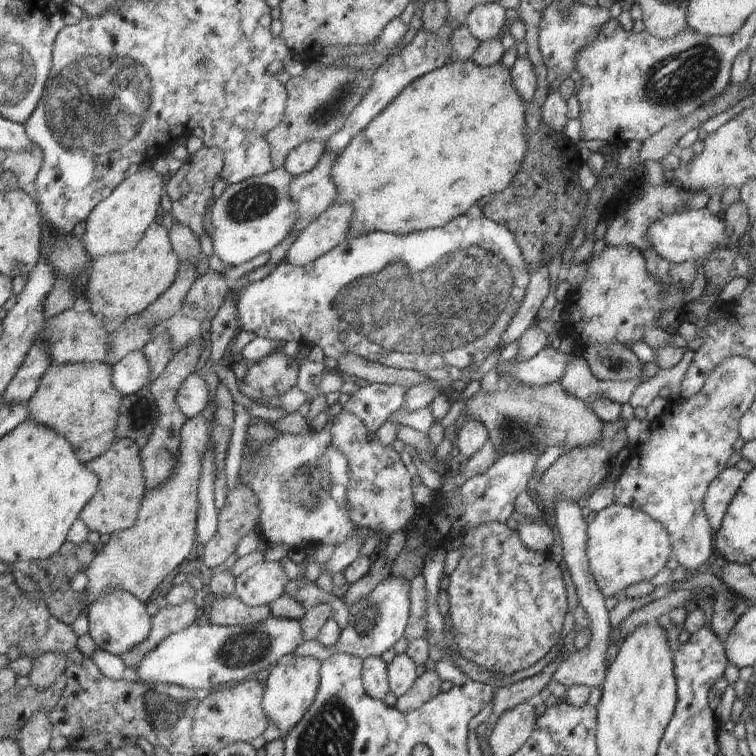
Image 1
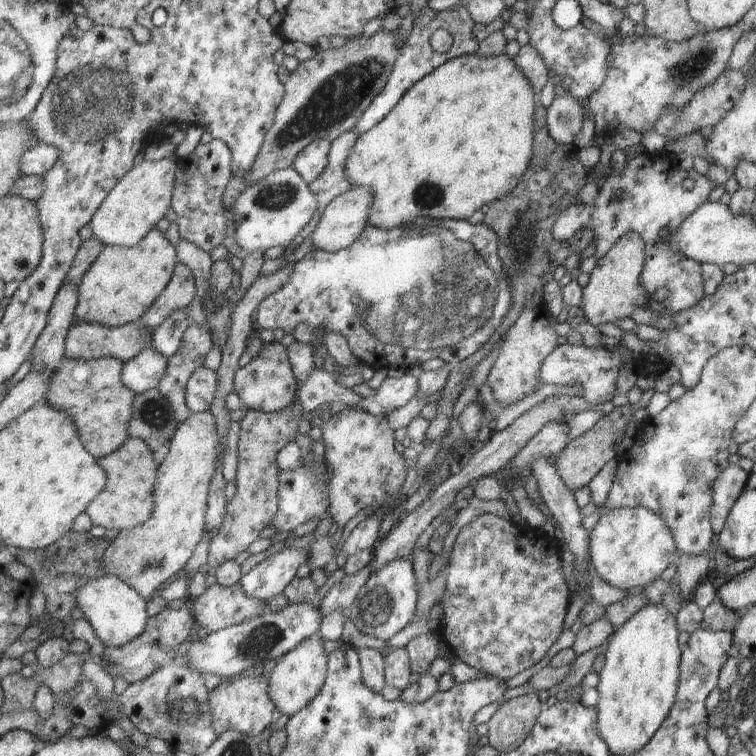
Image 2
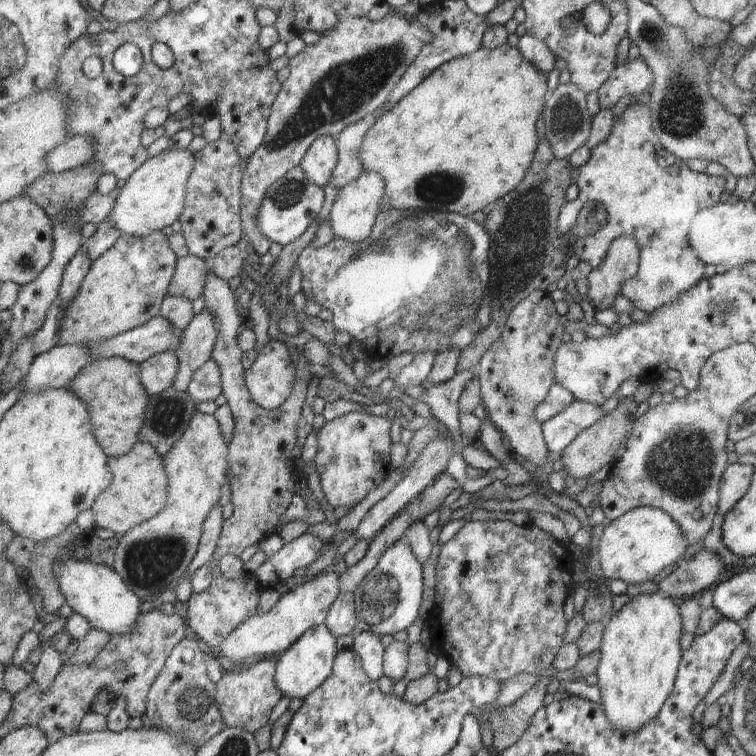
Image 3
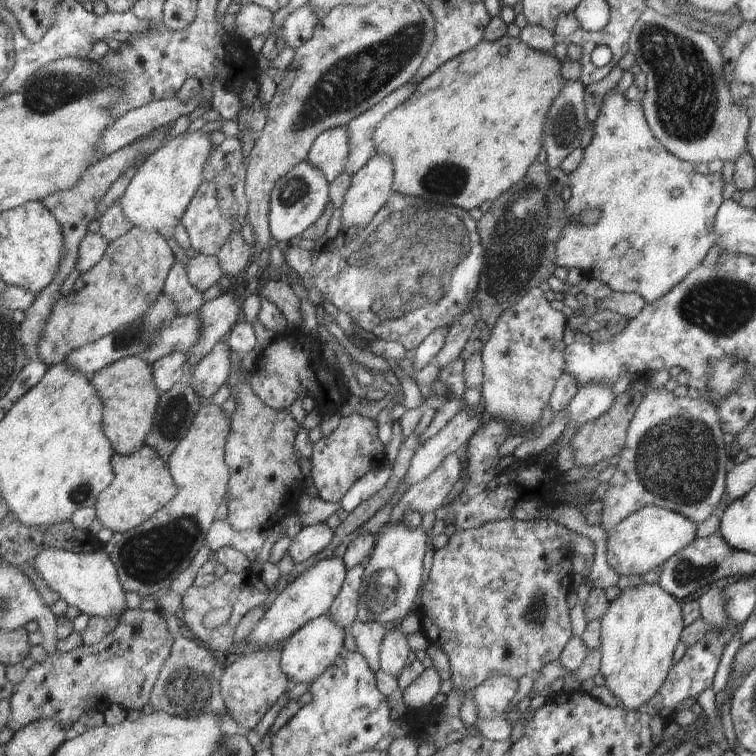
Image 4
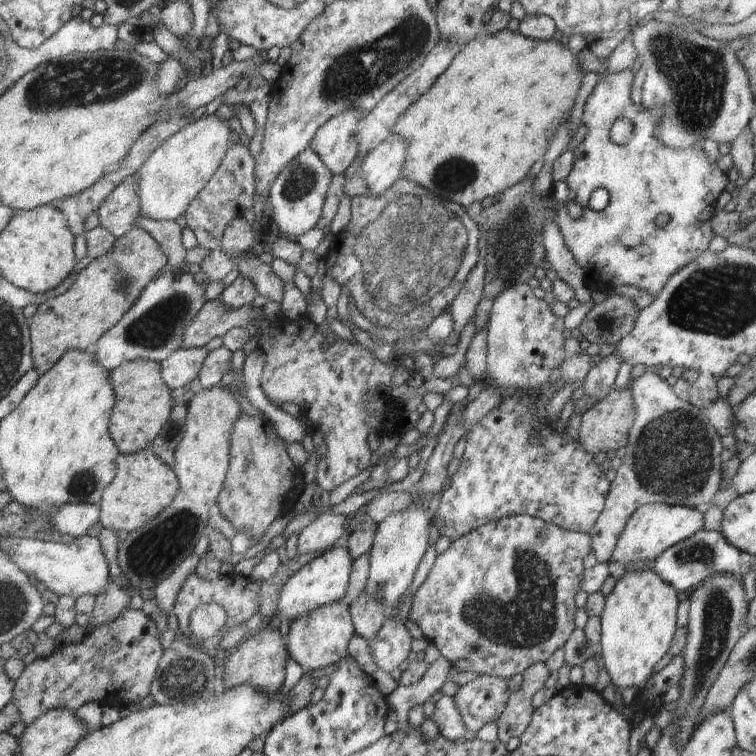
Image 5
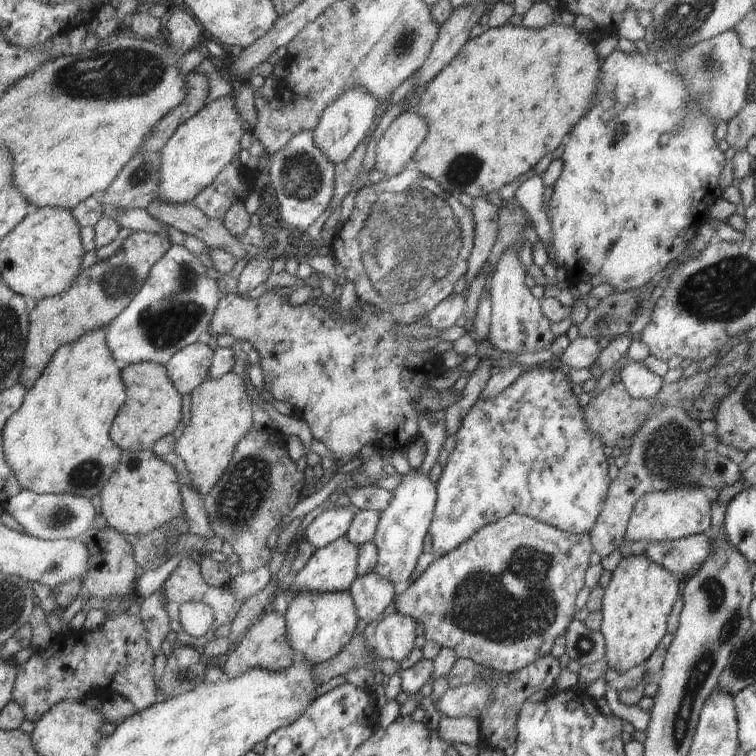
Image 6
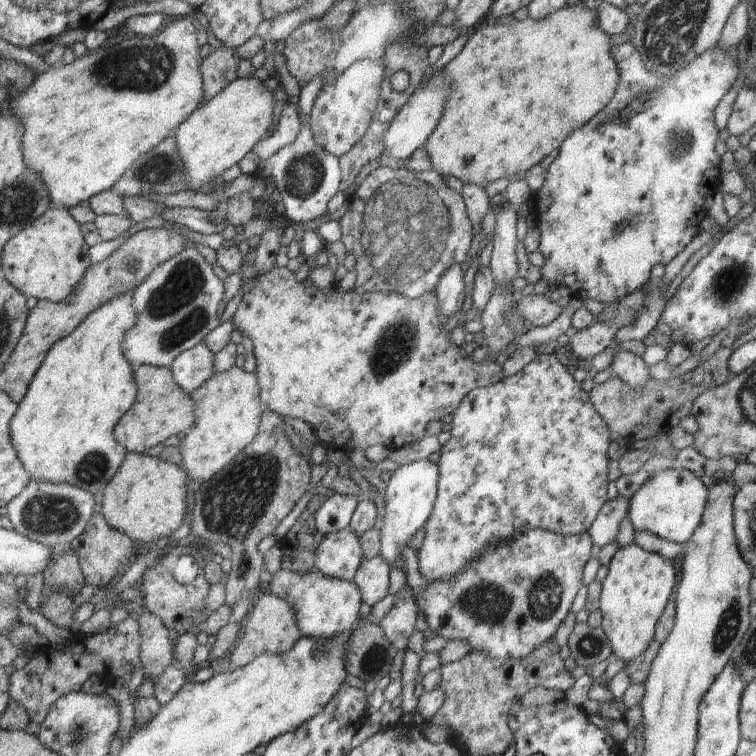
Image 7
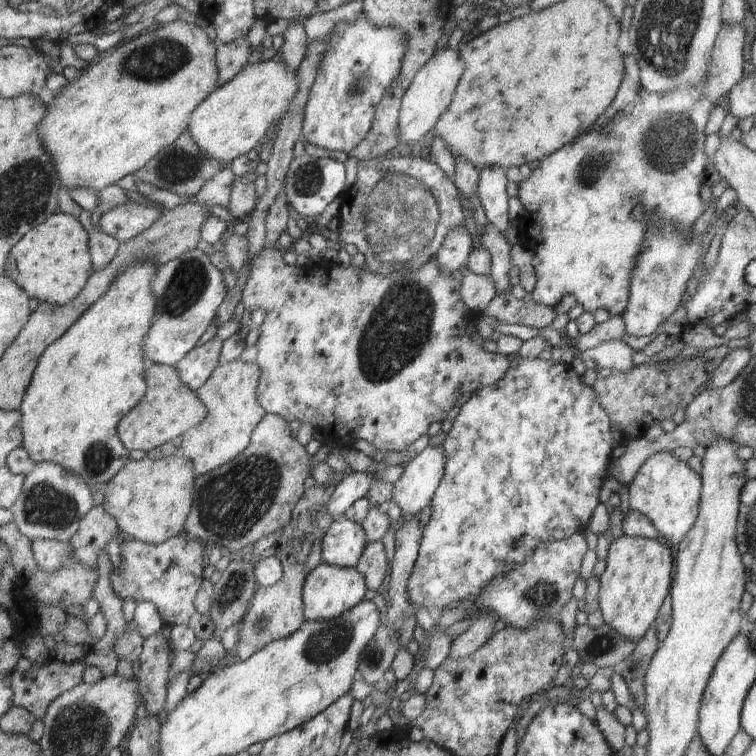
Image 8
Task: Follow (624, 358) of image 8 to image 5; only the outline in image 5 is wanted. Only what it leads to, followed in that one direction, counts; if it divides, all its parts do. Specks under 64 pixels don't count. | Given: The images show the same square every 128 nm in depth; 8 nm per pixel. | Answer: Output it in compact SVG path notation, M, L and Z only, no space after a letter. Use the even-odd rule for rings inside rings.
M648 371L633 380L634 424L627 438L626 454L594 528L589 532L591 551L598 563L608 563L616 543L632 513L644 504L672 504L700 508L708 504L722 479L721 436L701 409L672 391L656 371Z

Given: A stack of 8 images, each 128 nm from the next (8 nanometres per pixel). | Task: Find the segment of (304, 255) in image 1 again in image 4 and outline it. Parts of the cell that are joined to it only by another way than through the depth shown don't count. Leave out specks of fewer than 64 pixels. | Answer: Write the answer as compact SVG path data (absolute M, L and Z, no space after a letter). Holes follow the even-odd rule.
M377 153L354 174L341 206L343 230L354 228L354 226L356 228L366 228L372 222L376 212L384 206L385 202L388 202L391 196L393 176L392 158L380 156Z

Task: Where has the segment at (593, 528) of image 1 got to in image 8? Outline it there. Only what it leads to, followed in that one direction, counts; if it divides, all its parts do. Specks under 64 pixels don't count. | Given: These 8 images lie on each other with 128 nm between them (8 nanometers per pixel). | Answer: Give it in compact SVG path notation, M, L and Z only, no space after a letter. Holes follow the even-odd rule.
M664 450L647 458L628 483L628 488L629 508L640 512L672 544L680 544L697 518L702 492L701 476L687 462Z

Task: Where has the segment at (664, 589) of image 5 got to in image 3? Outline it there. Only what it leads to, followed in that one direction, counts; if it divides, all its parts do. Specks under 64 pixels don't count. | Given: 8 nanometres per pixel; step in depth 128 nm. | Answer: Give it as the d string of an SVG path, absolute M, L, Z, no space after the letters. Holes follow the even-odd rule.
M657 591L631 598L605 626L596 674L600 704L614 730L638 732L660 714L681 661L681 622L675 601Z

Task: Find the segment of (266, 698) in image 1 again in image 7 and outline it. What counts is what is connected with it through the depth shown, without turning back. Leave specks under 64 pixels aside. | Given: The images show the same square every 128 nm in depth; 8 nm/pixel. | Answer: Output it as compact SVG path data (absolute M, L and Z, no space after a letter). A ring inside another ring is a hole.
M281 567L276 574L267 575L265 581L268 591L284 598L292 606L296 624L306 638L334 638L338 634L350 632L354 622L358 620L358 612L362 606L362 594L358 586L354 584L354 580L330 578L315 569L300 576L295 571L284 570Z

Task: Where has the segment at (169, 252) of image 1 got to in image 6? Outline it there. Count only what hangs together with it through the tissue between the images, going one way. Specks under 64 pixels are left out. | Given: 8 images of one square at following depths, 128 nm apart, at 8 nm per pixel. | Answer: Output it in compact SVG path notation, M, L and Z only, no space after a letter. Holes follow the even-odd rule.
M133 231L113 255L81 271L66 294L38 300L28 314L29 331L18 383L30 390L60 346L76 342L86 332L108 326L144 286L150 269L171 245L169 236Z

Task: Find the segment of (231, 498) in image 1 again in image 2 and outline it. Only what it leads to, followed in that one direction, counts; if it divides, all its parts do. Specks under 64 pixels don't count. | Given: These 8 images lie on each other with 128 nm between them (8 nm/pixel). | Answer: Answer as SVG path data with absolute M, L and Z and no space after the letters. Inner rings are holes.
M296 396L289 406L273 412L265 413L249 410L240 423L238 442L237 474L235 477L236 492L226 512L222 526L212 538L207 554L207 569L214 570L217 565L235 560L238 554L248 550L254 540L265 536L272 528L272 518L278 512L278 474L280 469L276 464L276 456L284 446L295 442L298 433L299 416L302 416L302 406Z

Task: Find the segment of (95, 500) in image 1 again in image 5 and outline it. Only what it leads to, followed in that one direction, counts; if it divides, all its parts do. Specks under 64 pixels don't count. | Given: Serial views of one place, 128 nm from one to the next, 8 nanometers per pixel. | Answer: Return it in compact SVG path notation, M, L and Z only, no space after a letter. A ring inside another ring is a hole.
M149 448L134 454L119 452L115 462L117 468L114 480L104 488L98 504L99 521L103 528L110 528L116 533L124 530L130 534L170 506L178 494L179 482L175 472Z

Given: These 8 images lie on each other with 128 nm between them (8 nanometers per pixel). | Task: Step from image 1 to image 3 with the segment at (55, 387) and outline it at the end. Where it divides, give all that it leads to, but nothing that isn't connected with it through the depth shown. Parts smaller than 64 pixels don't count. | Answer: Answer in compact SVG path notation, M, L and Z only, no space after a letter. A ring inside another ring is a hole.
M124 357L96 359L86 364L78 376L67 384L90 414L90 426L94 438L106 457L119 457L128 454L138 442L140 428L144 424L144 412L148 406L149 395L138 378L140 366Z

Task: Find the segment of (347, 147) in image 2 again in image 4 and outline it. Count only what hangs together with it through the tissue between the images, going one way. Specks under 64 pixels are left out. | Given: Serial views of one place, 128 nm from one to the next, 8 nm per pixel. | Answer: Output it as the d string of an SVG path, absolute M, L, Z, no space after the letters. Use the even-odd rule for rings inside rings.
M410 80L383 98L376 106L357 116L346 125L350 146L350 154L348 154L346 164L344 164L346 174L353 177L376 154L376 148L372 142L374 130L394 108L406 102L417 88L418 82Z

